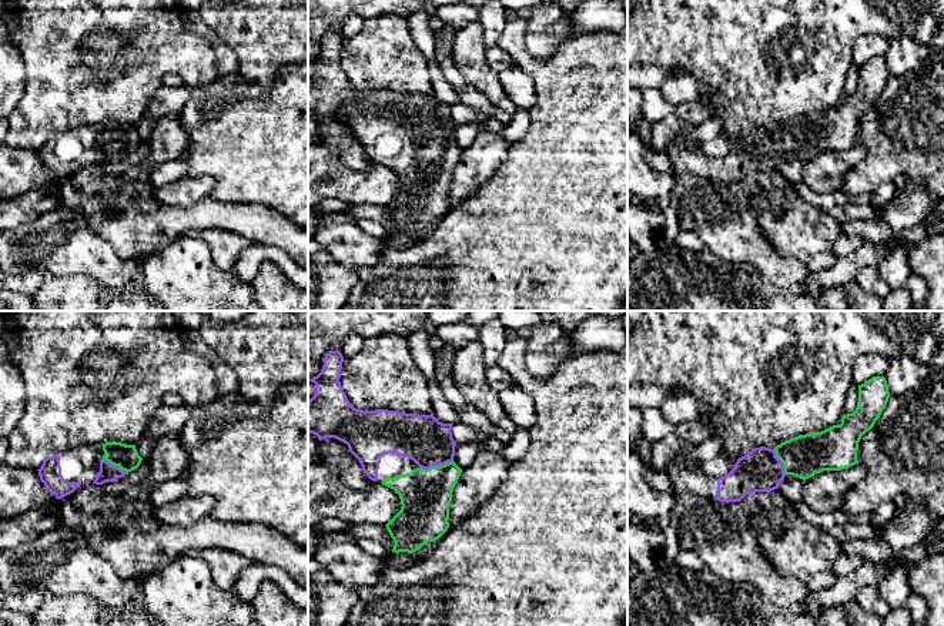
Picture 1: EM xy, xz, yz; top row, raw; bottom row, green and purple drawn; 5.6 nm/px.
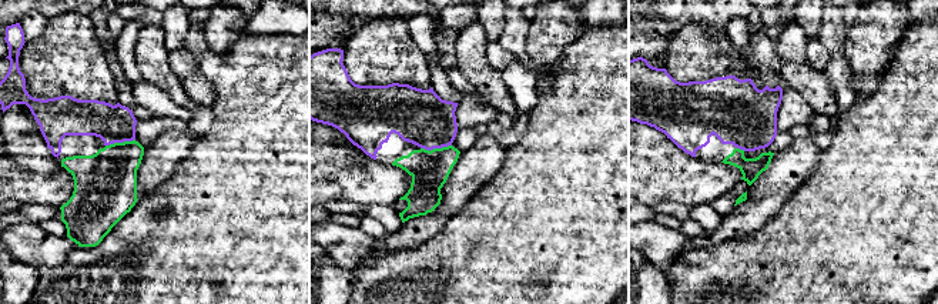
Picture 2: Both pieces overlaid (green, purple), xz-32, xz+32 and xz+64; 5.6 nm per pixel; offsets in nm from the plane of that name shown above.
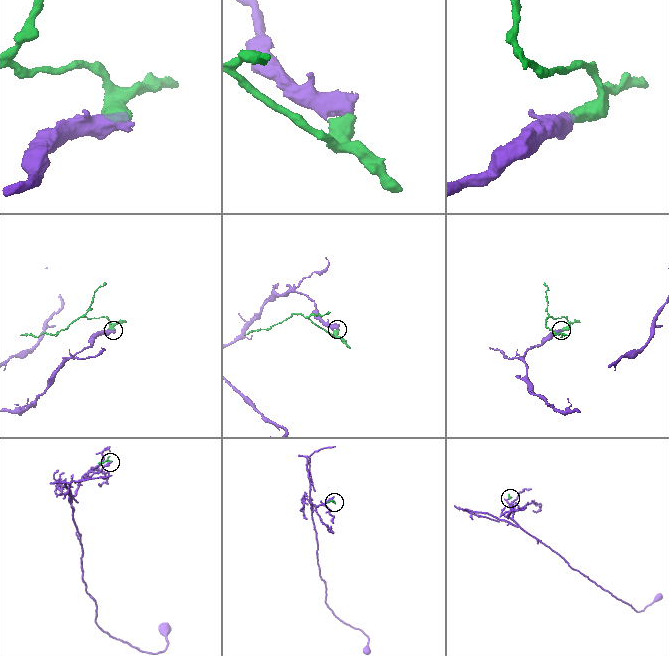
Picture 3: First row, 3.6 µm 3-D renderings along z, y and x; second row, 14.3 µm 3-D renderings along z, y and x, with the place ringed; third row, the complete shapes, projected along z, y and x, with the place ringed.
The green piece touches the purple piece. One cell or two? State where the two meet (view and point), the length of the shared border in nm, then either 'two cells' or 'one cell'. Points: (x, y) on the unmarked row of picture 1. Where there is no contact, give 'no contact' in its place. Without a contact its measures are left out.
xz (435, 147) | 200 nm | one cell

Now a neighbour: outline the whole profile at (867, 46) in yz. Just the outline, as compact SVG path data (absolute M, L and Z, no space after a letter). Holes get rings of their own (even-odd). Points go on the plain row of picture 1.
M863 34L856 39L851 56L857 66L864 64L873 57L884 57L890 41L878 34Z

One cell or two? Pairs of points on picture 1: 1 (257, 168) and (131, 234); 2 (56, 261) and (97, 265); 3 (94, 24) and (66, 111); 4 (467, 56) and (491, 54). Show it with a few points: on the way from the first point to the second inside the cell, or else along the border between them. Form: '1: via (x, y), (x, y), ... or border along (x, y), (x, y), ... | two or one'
1: border along (210, 196), (221, 201), (243, 204) | two
2: via (66, 261), (87, 261) | one
3: via (73, 46), (67, 52), (66, 90) | one
4: border along (485, 47), (485, 60), (498, 74) | two

